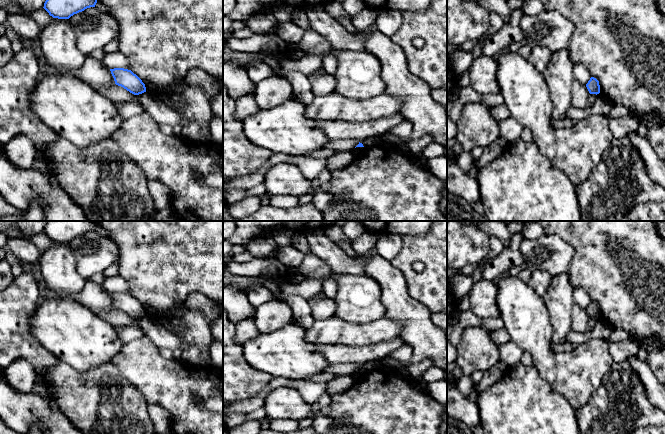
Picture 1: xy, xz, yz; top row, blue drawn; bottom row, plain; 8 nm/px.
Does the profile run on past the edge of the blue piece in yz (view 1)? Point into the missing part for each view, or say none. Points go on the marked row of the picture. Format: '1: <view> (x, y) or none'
1: none

